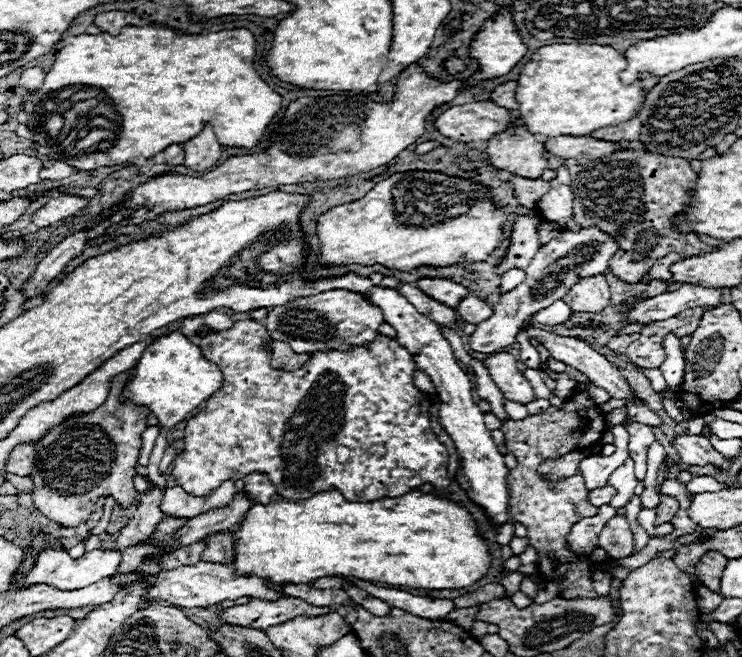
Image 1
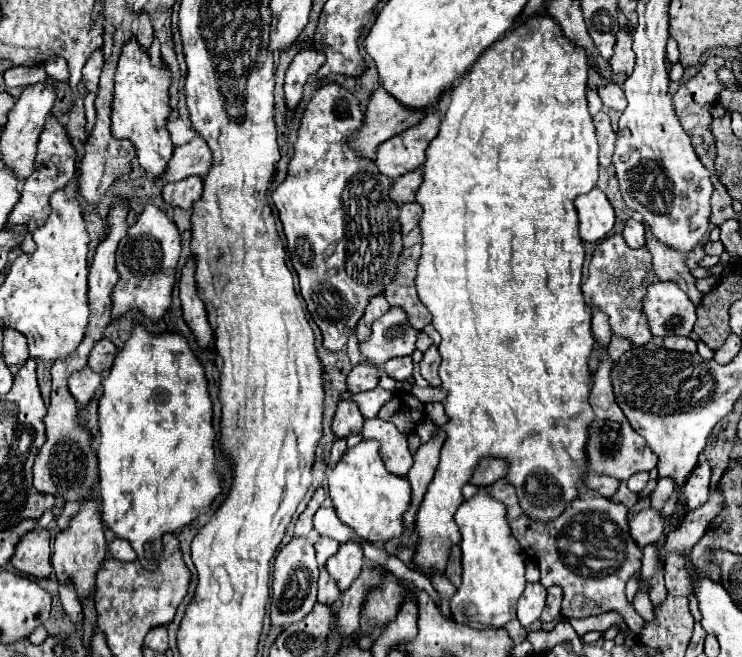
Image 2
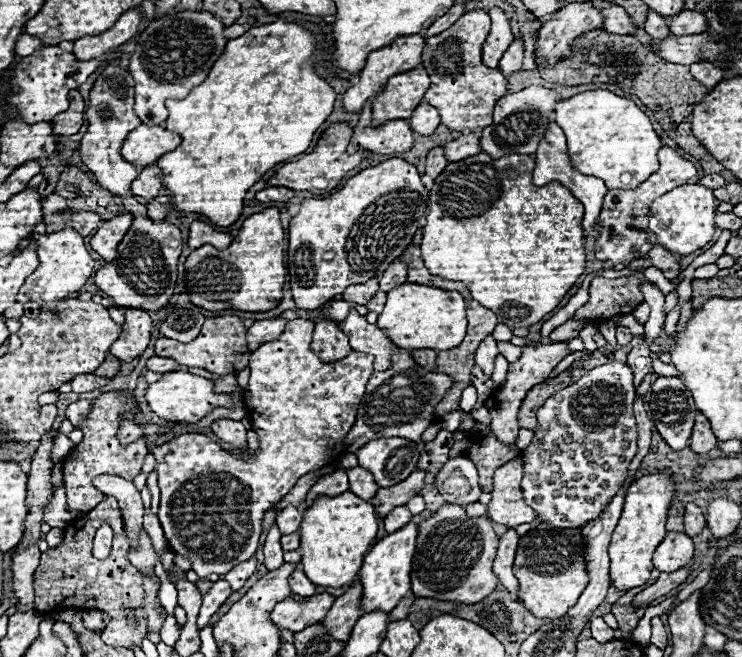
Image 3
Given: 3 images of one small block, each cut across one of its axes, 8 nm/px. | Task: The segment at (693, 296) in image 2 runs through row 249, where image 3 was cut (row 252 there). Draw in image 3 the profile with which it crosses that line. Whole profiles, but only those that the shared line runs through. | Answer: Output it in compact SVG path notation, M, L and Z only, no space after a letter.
M654 244L654 248L648 252L648 258L650 258L652 266L654 266L654 268L658 268L658 270L662 270L662 272L664 272L664 276L666 276L668 280L672 280L672 278L676 278L676 276L678 276L678 270L680 270L678 256L670 254L664 246Z

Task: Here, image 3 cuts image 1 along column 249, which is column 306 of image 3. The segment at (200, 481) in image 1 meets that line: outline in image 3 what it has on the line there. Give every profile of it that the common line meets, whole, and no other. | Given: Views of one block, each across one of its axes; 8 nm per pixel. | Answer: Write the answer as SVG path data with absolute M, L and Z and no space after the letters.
M296 318L296 320L290 320L282 338L278 340L272 340L272 342L266 342L262 344L258 350L252 352L250 356L250 384L248 384L248 390L252 394L250 398L250 408L252 408L252 414L250 414L250 420L252 420L252 428L254 432L258 434L260 438L260 452L256 456L250 456L250 458L238 458L236 454L230 454L226 450L222 450L216 442L212 442L210 438L206 438L204 434L182 434L178 438L174 438L172 442L166 442L164 446L160 448L154 448L152 454L156 458L156 472L158 472L158 484L160 484L160 490L162 490L162 500L160 500L160 508L158 508L158 518L160 518L160 524L162 524L162 530L166 534L166 540L168 540L168 546L172 548L172 552L176 554L182 554L186 556L190 562L192 562L192 570L200 576L200 578L208 578L212 574L218 574L218 576L224 576L228 574L234 566L238 566L240 562L246 562L254 556L256 552L256 546L258 546L258 536L260 536L260 524L262 524L262 516L264 512L280 502L292 488L294 484L298 482L300 476L304 474L310 474L314 470L320 470L322 466L328 466L338 450L338 456L340 456L340 446L342 446L342 438L346 438L346 434L352 430L354 426L354 418L356 418L356 408L360 406L362 402L362 396L364 396L364 390L366 390L366 382L368 378L372 376L374 368L374 356L370 354L362 354L362 352L350 352L346 358L342 360L336 360L336 362L322 362L312 350L310 350L310 332L314 330L314 322L312 320L304 320L304 318Z

